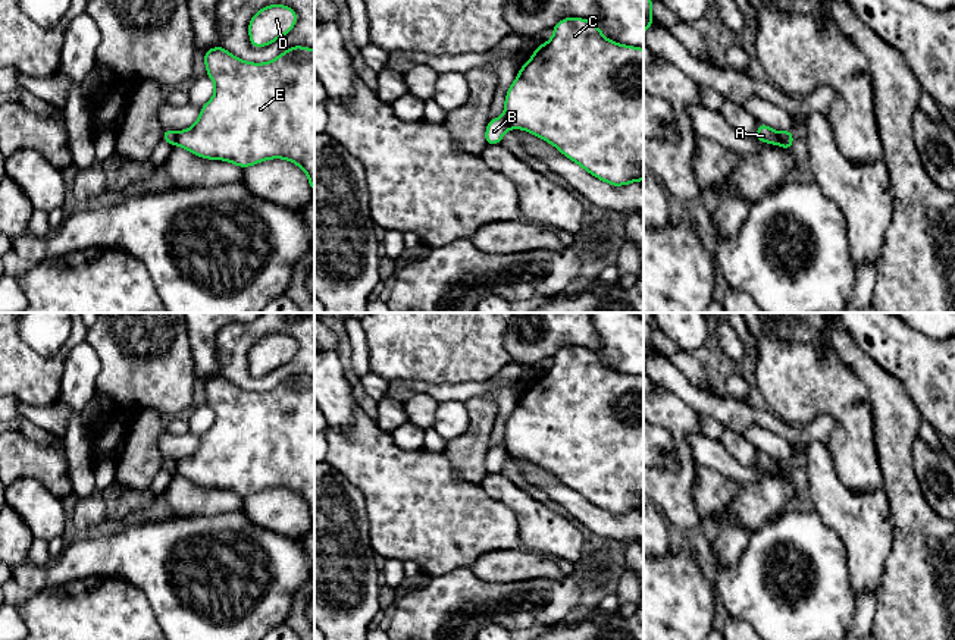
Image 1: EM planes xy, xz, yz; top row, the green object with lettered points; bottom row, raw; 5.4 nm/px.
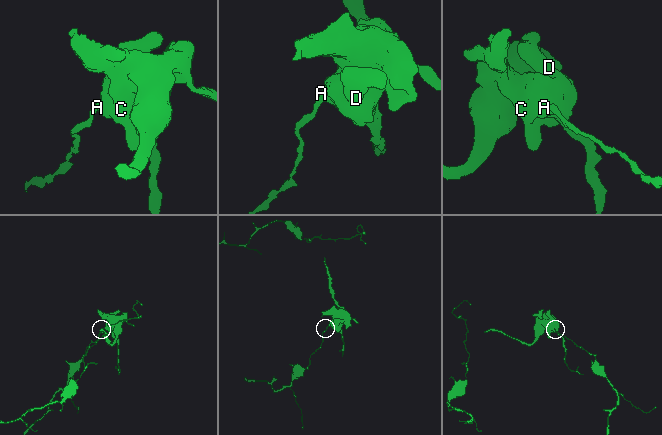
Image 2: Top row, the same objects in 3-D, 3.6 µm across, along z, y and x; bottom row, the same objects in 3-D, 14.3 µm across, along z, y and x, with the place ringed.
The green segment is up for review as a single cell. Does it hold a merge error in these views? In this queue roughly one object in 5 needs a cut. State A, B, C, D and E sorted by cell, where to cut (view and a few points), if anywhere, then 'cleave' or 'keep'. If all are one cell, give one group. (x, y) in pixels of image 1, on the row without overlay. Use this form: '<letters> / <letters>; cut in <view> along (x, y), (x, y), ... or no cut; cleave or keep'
A C D E / B; cut in xz along (503, 444), (510, 457); cleave

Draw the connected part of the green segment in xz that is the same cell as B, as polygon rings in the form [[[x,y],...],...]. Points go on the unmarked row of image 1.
[[[504,445],[491,448],[486,454],[485,470],[486,474],[497,474],[501,471],[504,462],[510,458],[510,454]]]

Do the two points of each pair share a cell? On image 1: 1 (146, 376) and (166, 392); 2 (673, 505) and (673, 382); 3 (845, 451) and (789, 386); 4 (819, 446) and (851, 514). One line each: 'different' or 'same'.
1: same
2: different
3: same
4: same

